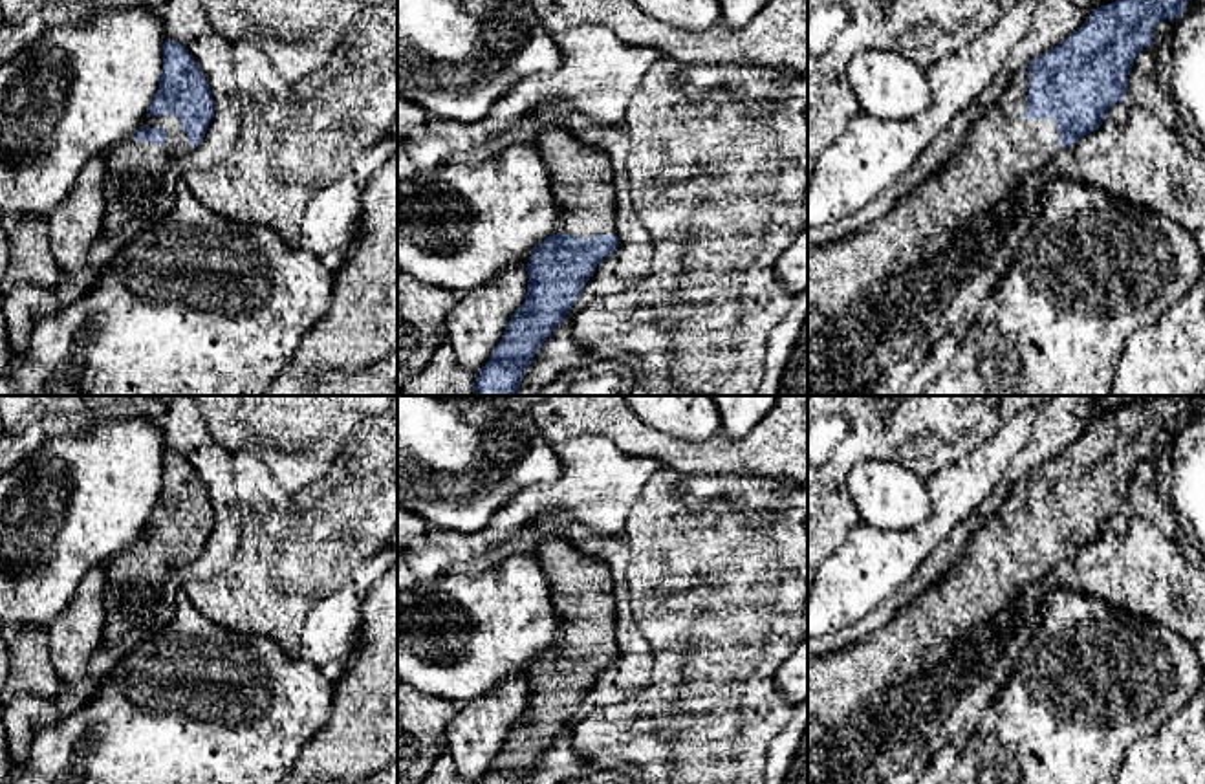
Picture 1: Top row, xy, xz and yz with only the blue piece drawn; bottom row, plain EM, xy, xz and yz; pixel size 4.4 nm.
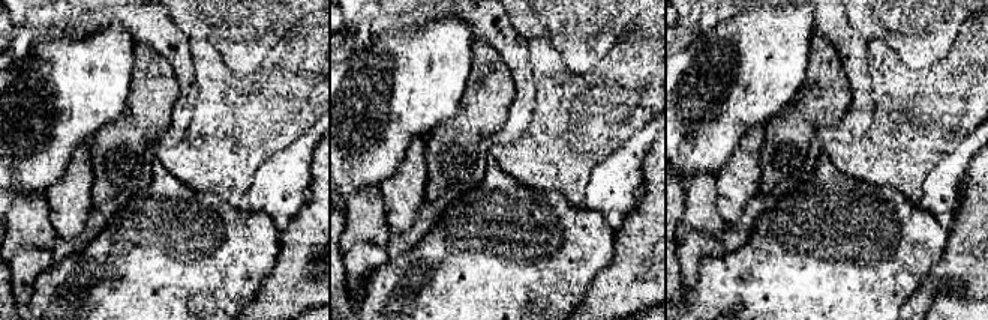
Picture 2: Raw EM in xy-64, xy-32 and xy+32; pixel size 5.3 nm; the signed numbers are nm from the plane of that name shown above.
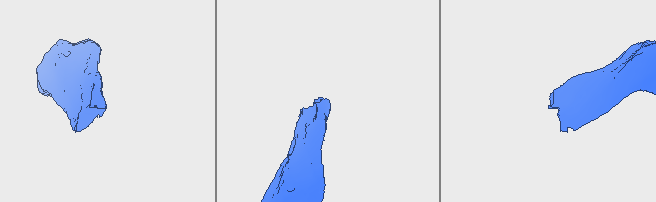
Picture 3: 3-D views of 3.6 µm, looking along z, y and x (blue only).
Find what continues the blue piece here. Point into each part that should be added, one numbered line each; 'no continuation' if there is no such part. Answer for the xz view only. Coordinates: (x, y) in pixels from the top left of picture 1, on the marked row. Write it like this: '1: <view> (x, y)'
1: xz (581, 176)

